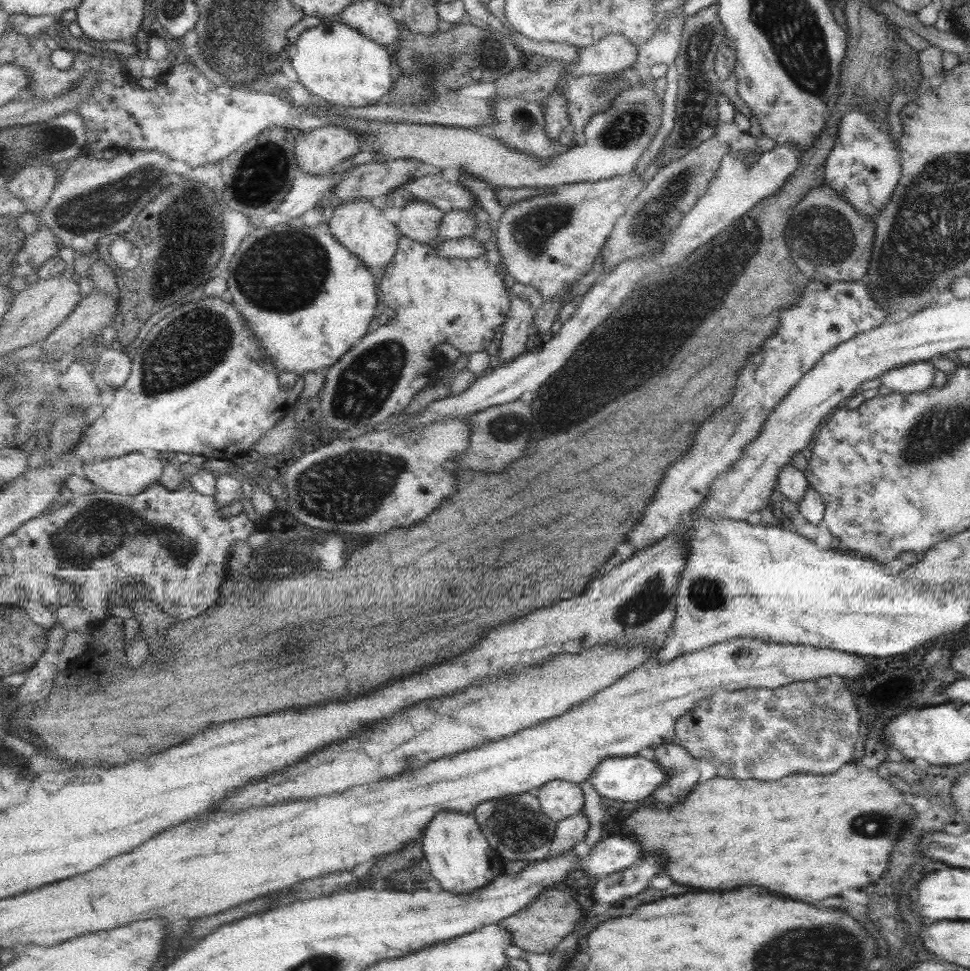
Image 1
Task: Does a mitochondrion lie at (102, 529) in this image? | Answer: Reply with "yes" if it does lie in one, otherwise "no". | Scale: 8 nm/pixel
yes

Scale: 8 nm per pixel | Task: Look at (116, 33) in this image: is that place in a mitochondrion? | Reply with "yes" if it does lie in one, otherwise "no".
no

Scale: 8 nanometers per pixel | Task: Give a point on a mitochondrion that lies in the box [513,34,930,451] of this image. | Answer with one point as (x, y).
(820, 234)

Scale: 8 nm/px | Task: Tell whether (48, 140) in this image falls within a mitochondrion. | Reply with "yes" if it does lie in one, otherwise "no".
yes

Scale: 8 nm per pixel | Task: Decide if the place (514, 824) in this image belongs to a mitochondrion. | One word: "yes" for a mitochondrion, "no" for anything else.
yes

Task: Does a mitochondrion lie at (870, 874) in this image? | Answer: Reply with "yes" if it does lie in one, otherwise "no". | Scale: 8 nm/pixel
no

